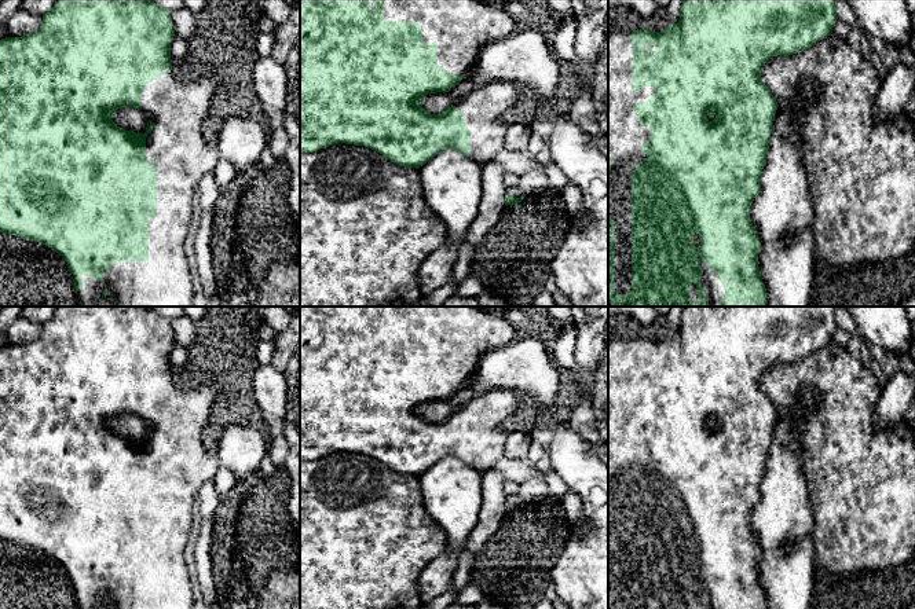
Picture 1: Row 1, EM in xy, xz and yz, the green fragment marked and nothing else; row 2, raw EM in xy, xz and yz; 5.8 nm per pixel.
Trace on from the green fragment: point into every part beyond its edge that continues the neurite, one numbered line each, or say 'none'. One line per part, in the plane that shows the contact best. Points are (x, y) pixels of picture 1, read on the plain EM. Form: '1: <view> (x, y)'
1: yz (625, 443)

